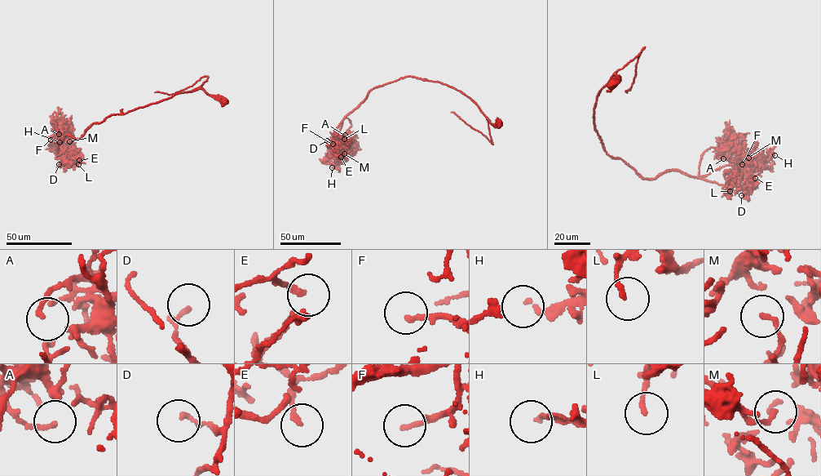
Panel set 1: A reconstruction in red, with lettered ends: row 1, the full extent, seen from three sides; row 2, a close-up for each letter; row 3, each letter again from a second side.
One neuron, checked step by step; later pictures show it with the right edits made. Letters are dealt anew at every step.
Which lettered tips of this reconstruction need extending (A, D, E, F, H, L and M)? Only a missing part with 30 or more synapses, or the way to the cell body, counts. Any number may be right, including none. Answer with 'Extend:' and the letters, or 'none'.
Extend: F

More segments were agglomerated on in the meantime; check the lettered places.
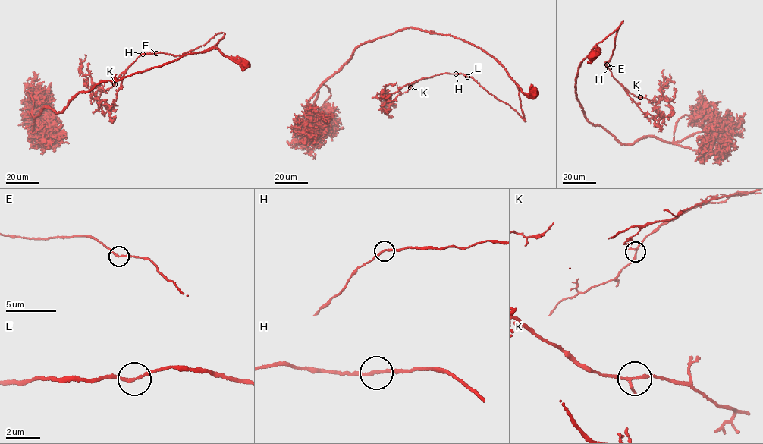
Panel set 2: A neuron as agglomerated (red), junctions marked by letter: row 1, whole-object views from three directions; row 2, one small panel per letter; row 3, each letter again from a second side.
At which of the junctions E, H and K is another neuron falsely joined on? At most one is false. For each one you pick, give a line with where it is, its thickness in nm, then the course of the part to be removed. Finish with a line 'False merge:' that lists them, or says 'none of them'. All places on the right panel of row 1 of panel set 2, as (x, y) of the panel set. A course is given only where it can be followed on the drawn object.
False merge: none of them

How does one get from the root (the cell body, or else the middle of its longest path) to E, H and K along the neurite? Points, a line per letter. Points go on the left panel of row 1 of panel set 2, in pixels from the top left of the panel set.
E: (245, 65), (227, 58), (218, 48), (206, 50), (222, 38), (224, 33), (221, 32), (181, 55), (155, 53)
H: (245, 65), (227, 58), (218, 48), (206, 50), (222, 38), (224, 33), (221, 32), (181, 55), (142, 54)
K: (245, 65), (218, 48), (206, 50), (222, 38), (224, 33), (221, 32), (181, 55), (142, 54), (114, 84)

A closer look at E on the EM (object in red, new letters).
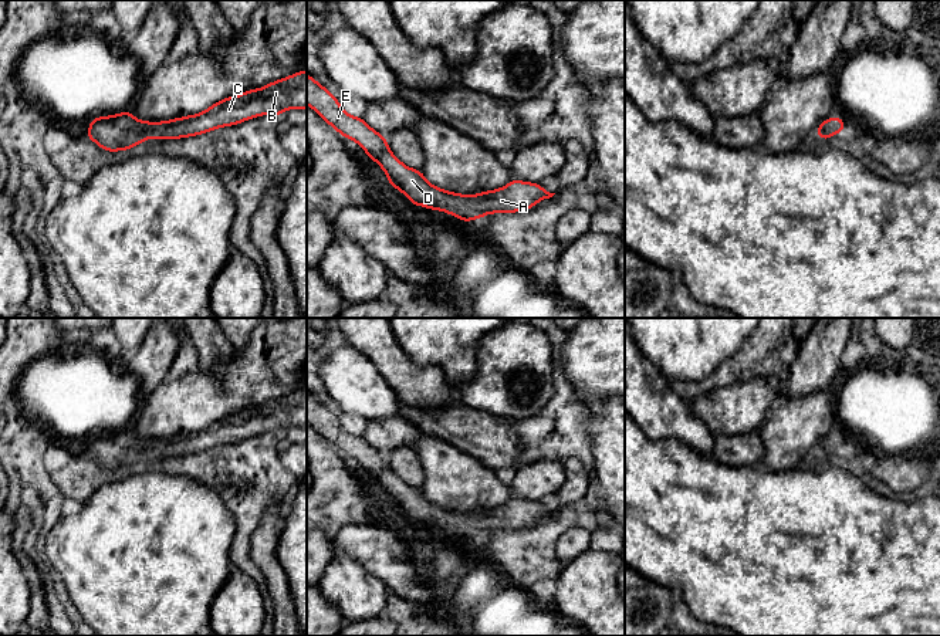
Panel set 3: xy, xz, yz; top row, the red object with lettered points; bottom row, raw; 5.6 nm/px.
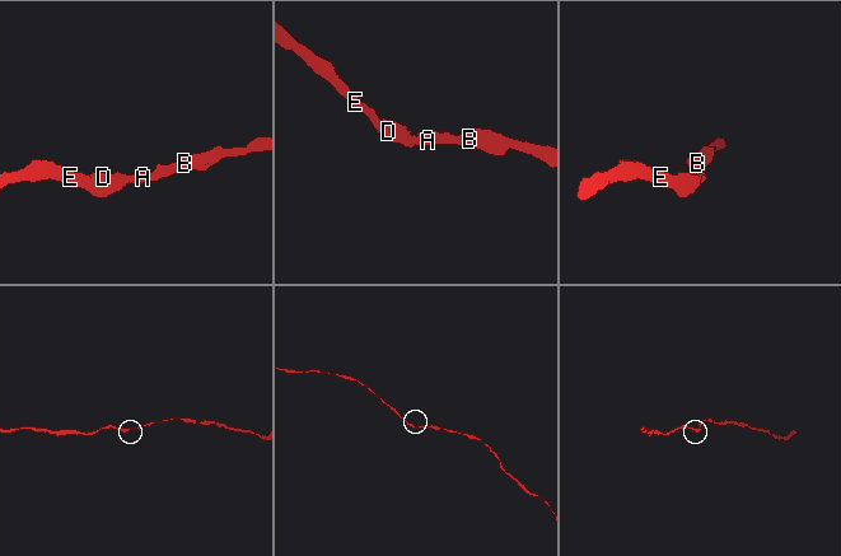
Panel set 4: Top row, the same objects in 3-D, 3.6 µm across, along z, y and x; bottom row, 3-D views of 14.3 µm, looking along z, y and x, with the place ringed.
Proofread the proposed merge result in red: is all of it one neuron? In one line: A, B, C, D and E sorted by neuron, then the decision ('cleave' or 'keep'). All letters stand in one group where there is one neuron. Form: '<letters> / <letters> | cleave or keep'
A B C D E | keep

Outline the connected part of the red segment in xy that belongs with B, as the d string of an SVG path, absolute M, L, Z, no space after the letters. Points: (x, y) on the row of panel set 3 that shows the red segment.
M307 70L268 85L224 98L202 114L165 122L138 121L129 111L92 118L87 136L108 152L131 149L149 136L177 139L231 126L264 114L307 108Z

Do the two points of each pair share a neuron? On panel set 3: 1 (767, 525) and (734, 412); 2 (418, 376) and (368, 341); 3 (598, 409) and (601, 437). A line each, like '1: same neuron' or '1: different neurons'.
1: different neurons
2: same neuron
3: same neuron

